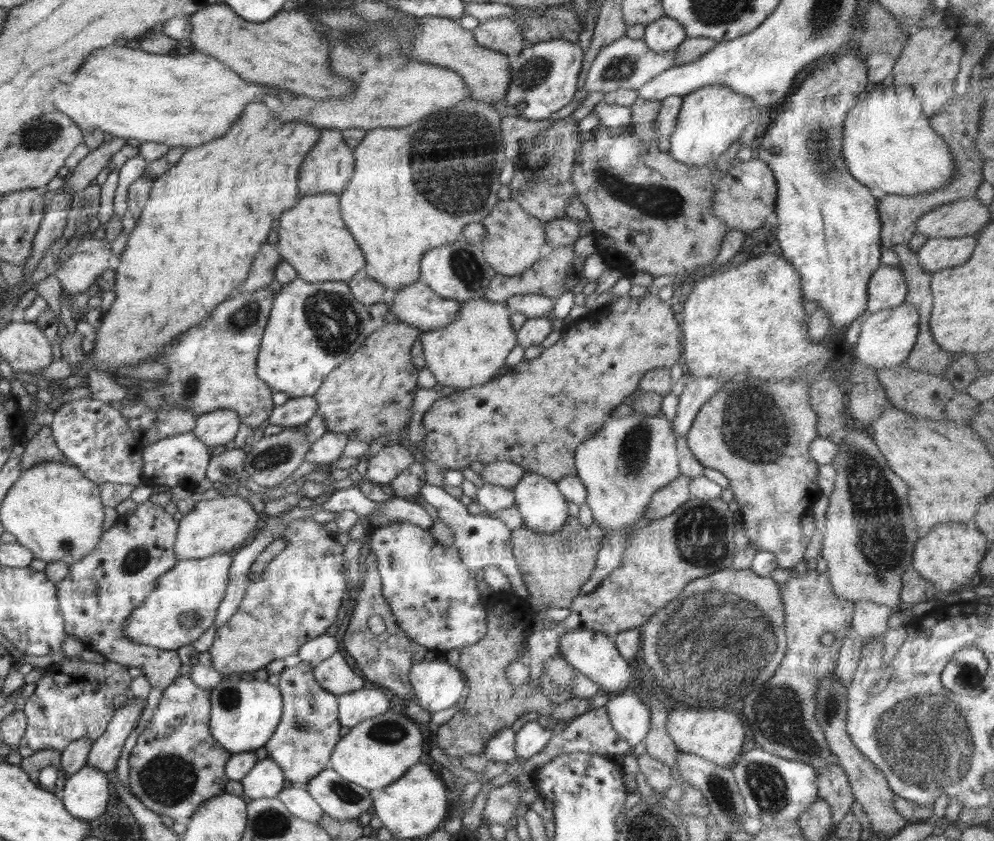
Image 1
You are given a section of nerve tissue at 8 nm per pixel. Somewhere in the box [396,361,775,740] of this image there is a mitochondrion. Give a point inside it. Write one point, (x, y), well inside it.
(698, 528)

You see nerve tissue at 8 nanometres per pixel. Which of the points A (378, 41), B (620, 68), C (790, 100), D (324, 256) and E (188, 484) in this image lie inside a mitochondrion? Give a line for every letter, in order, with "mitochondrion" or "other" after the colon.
A: mitochondrion
B: mitochondrion
C: other
D: mitochondrion
E: other

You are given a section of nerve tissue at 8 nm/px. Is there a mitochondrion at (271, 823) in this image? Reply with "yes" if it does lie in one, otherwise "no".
yes

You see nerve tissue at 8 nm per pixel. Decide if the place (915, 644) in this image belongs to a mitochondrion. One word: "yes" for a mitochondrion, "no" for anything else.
no

